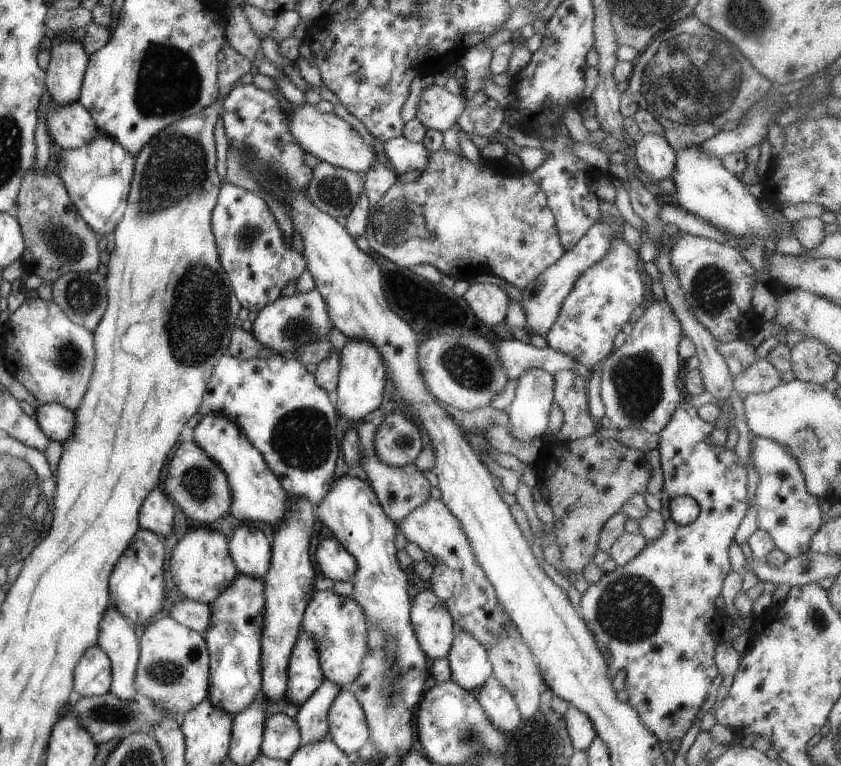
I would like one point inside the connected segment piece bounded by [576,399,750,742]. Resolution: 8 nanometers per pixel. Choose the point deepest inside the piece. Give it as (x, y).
(652, 617)

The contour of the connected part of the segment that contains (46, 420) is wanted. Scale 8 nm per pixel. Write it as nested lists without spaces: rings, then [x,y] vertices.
[[[57,403],[39,405],[35,409],[38,415],[36,420],[48,439],[66,443],[76,426],[75,412]]]

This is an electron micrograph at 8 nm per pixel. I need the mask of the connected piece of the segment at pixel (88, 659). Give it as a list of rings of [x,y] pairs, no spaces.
[[[98,645],[88,648],[74,670],[73,690],[84,697],[110,691],[113,671],[110,658]]]

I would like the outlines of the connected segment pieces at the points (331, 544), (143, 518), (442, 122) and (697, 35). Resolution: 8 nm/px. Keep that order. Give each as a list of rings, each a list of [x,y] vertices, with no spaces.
[[[335,537],[320,542],[316,556],[322,573],[334,581],[350,581],[356,573],[354,556]]]
[[[154,488],[146,496],[146,500],[140,508],[140,527],[163,539],[172,534],[174,506],[170,501],[166,494],[162,494],[158,488]]]
[[[430,86],[424,90],[416,117],[426,126],[443,133],[456,128],[460,114],[466,108],[468,98],[464,94],[454,96],[445,87]]]
[[[694,14],[684,18],[684,20],[680,21],[678,24],[674,24],[670,28],[661,31],[651,39],[650,46],[647,47],[645,51],[643,51],[634,60],[631,78],[629,79],[628,83],[628,89],[625,93],[622,93],[621,114],[624,117],[633,117],[636,110],[638,109],[643,109],[647,112],[650,112],[655,117],[655,120],[662,124],[662,127],[665,131],[664,136],[667,142],[676,152],[680,151],[681,149],[690,147],[691,142],[700,144],[704,142],[704,140],[716,135],[718,132],[721,132],[722,127],[727,122],[737,122],[738,120],[741,120],[747,114],[747,111],[755,103],[758,103],[762,98],[764,98],[764,96],[771,90],[771,88],[774,87],[762,74],[760,74],[760,72],[757,72],[754,69],[754,66],[750,63],[750,60],[748,60],[746,56],[743,56],[742,52],[739,52],[738,48],[733,43],[728,42],[722,34],[719,34],[711,27],[703,24]]]

